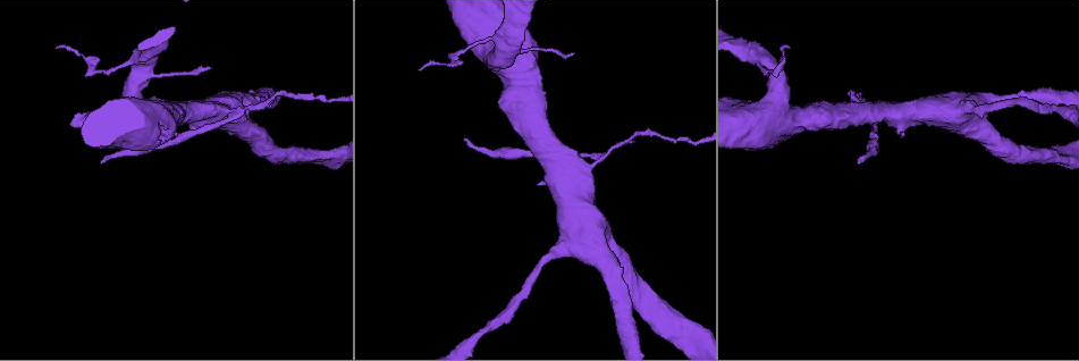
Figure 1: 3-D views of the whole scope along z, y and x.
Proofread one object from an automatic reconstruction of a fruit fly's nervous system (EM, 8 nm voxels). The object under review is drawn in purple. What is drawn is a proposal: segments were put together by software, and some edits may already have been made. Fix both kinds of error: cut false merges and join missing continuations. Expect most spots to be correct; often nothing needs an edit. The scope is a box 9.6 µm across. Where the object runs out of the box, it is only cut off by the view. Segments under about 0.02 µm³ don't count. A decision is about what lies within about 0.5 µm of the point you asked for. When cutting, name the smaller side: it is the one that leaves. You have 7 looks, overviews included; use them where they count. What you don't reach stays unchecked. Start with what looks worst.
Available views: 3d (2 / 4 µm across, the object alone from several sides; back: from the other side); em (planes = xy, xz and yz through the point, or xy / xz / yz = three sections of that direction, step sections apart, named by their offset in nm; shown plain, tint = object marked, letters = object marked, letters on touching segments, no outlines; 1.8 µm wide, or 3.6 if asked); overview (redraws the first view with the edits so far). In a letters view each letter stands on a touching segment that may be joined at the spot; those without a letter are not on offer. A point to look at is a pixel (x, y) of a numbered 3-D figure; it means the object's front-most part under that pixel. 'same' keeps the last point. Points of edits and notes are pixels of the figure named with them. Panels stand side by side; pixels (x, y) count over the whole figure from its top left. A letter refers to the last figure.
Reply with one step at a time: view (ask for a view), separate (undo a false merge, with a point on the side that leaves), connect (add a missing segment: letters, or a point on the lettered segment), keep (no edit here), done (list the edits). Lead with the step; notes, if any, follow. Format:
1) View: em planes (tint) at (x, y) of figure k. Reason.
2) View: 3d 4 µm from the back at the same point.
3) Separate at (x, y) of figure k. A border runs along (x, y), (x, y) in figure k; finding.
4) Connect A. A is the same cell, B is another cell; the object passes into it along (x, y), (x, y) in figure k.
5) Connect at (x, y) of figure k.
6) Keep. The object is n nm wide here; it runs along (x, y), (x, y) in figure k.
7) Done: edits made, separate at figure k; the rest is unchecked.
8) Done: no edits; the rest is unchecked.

View: em xy step 8 (letters) at (419, 69) of figure 1. Long arm stops here.

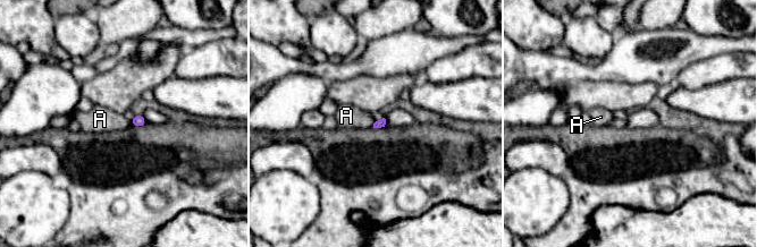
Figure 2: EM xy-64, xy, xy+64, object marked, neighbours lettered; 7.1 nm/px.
Keep. A is another cell; a border runs along (128, 120), (133, 126) in figure 2; none of them fits.

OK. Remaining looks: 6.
View: em xy step 8 (letters) at (858, 160) of figure 1. An open end.

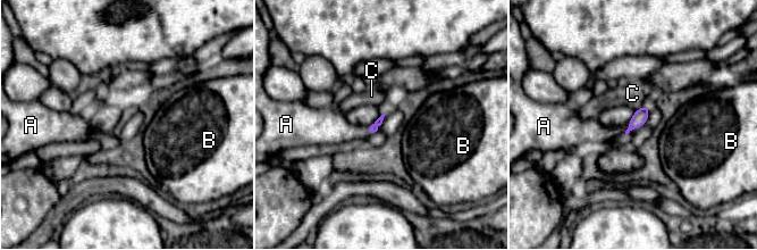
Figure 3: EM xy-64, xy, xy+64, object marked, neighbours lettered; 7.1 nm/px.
Connect at (334, 128) of figure 3. A is the same cell, B and C are other cells; the cell continues.

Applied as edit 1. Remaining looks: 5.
View: overview. See it whole again.

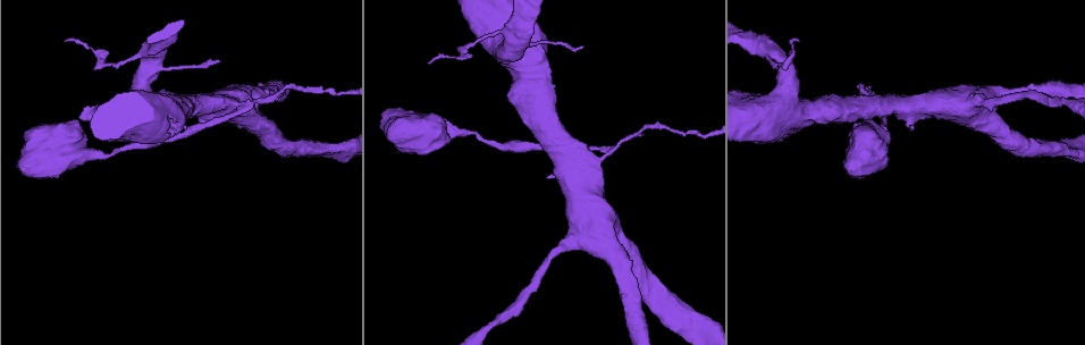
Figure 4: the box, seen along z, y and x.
View: 3d 4 µm at (787, 96) of figure 4. Thick turns thin.

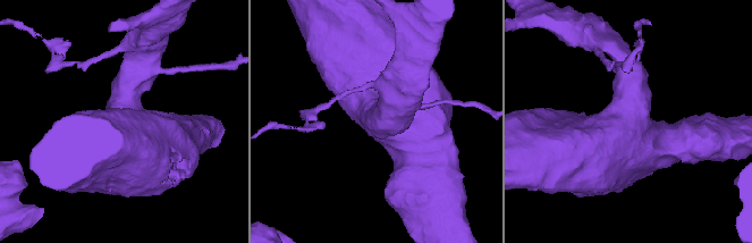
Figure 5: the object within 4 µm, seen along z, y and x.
View: em 3.6 µm planes (letters) at (627, 117) of figure 5.

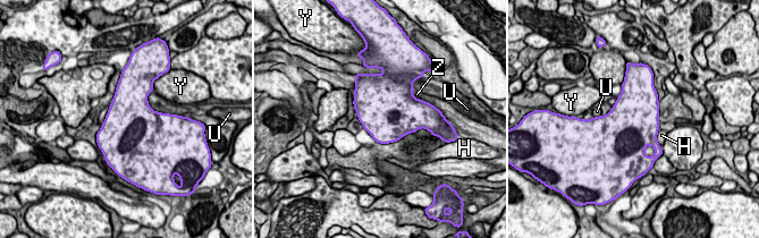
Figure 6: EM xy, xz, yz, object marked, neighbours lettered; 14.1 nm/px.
Keep. H, U, Y and Z are other cells; a border runs along (613, 107), (601, 116) in figure 6; continuous, no second cell.

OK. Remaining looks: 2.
Done: edits made, connect at figure 3; the rest is unchecked.

